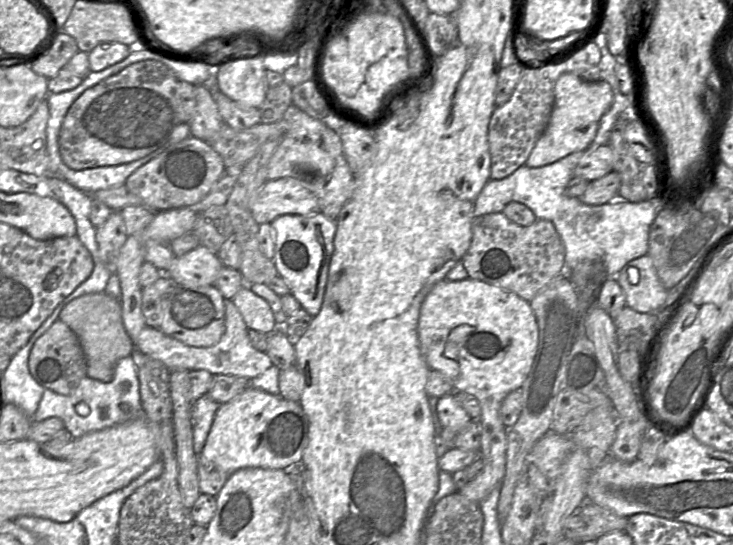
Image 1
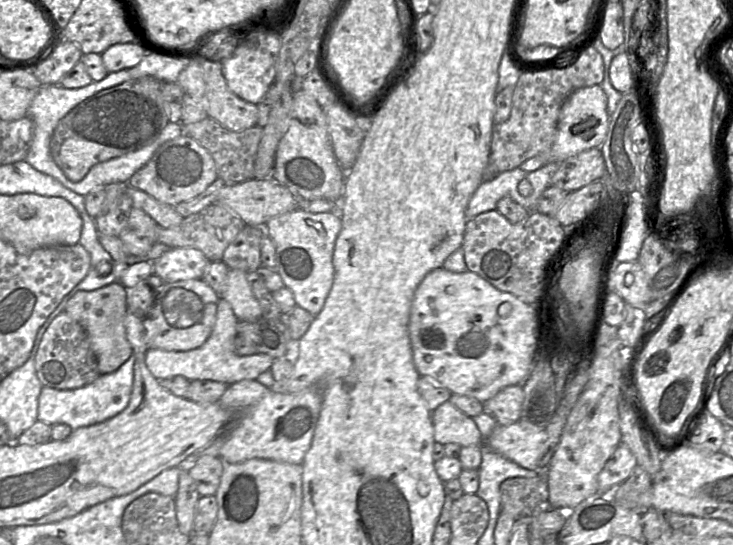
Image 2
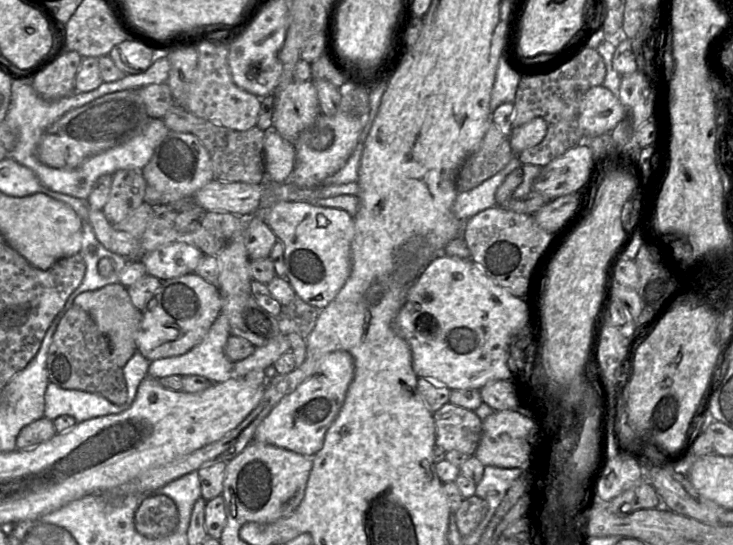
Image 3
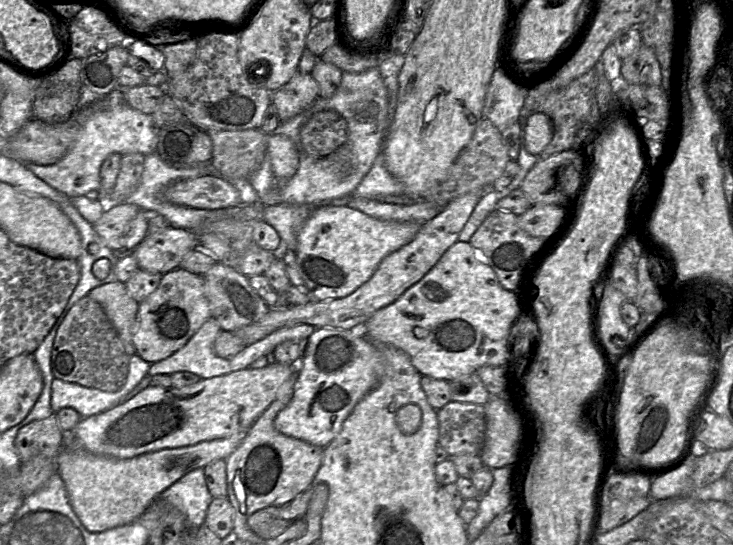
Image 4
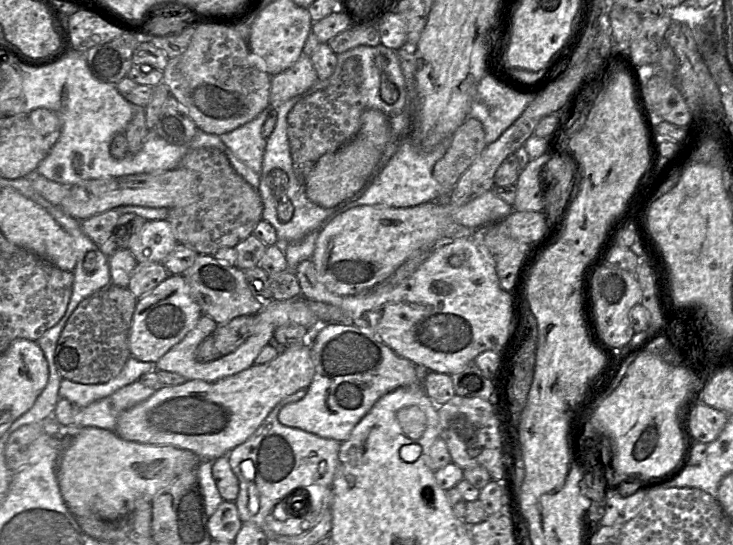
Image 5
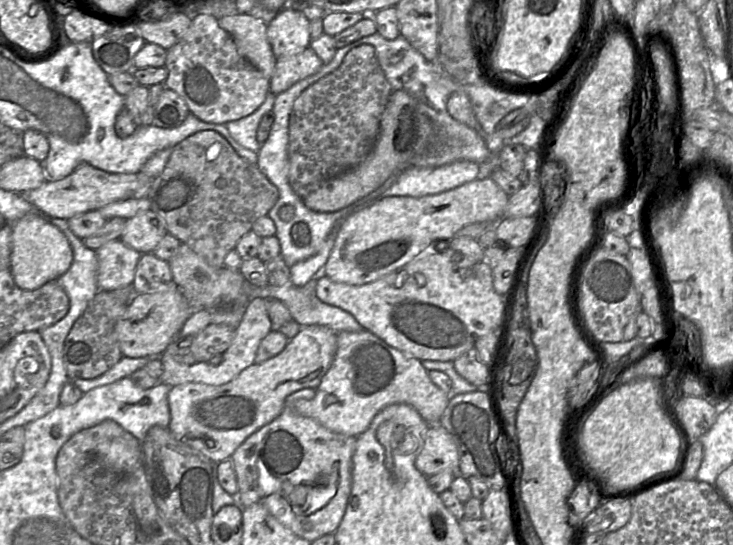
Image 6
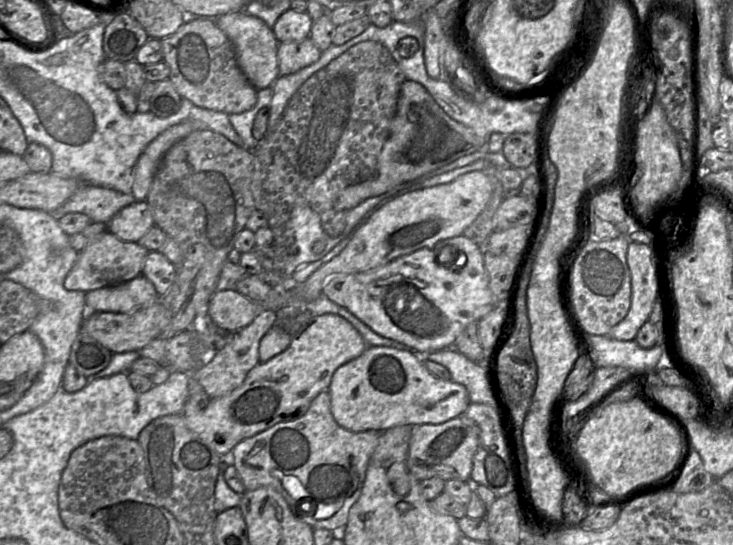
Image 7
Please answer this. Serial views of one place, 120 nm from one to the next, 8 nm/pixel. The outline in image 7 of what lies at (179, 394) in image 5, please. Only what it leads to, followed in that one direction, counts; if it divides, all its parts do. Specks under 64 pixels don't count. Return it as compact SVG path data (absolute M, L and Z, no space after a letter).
M323 314L312 318L300 331L292 336L289 346L266 362L260 362L247 374L244 382L229 394L211 398L205 407L188 400L182 415L187 427L222 457L227 457L242 440L252 437L280 422L302 416L313 399L328 389L334 372L341 365L360 356L369 345L361 334L345 318L336 314Z

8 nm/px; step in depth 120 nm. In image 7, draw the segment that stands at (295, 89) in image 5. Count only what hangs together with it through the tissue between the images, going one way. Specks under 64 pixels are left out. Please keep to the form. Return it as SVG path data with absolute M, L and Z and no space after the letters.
M307 37L301 41L282 42L278 44L279 75L293 74L317 62L321 51Z

